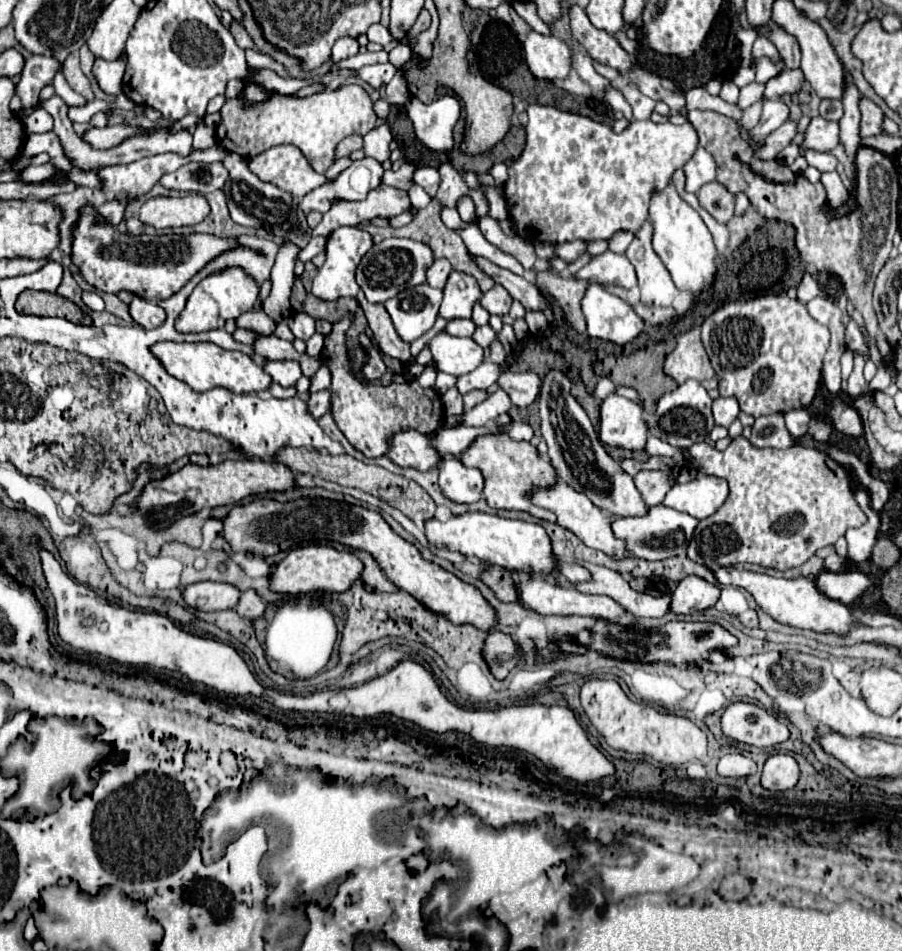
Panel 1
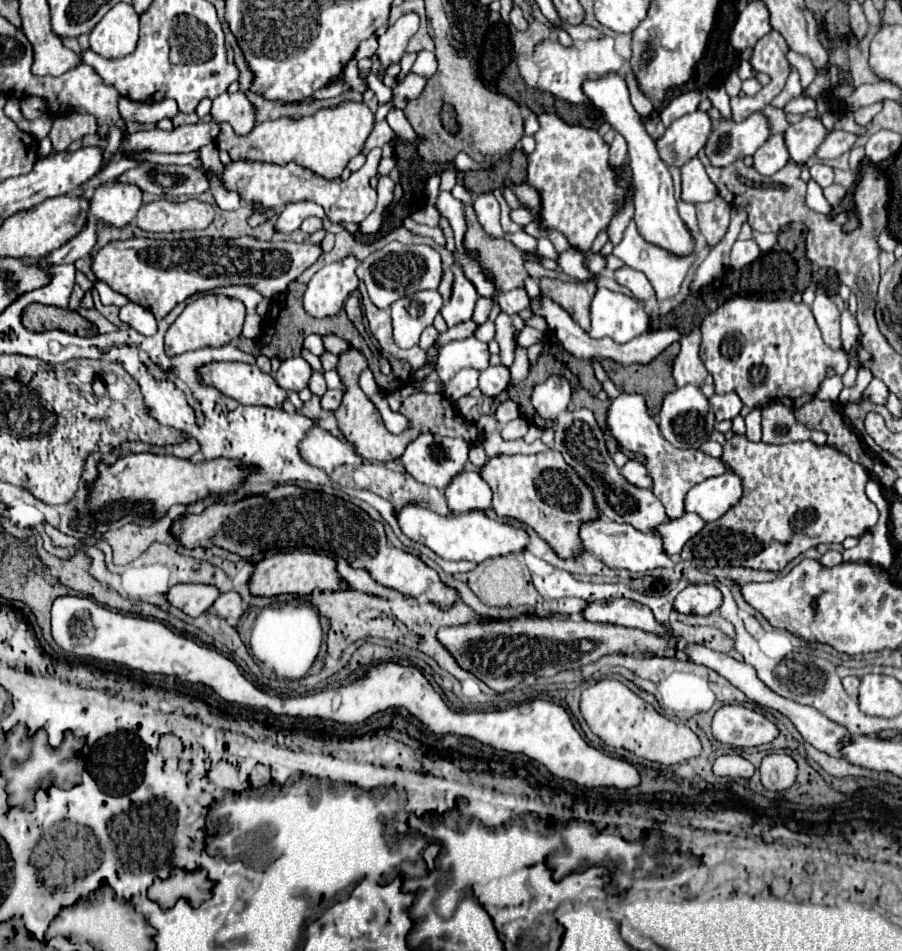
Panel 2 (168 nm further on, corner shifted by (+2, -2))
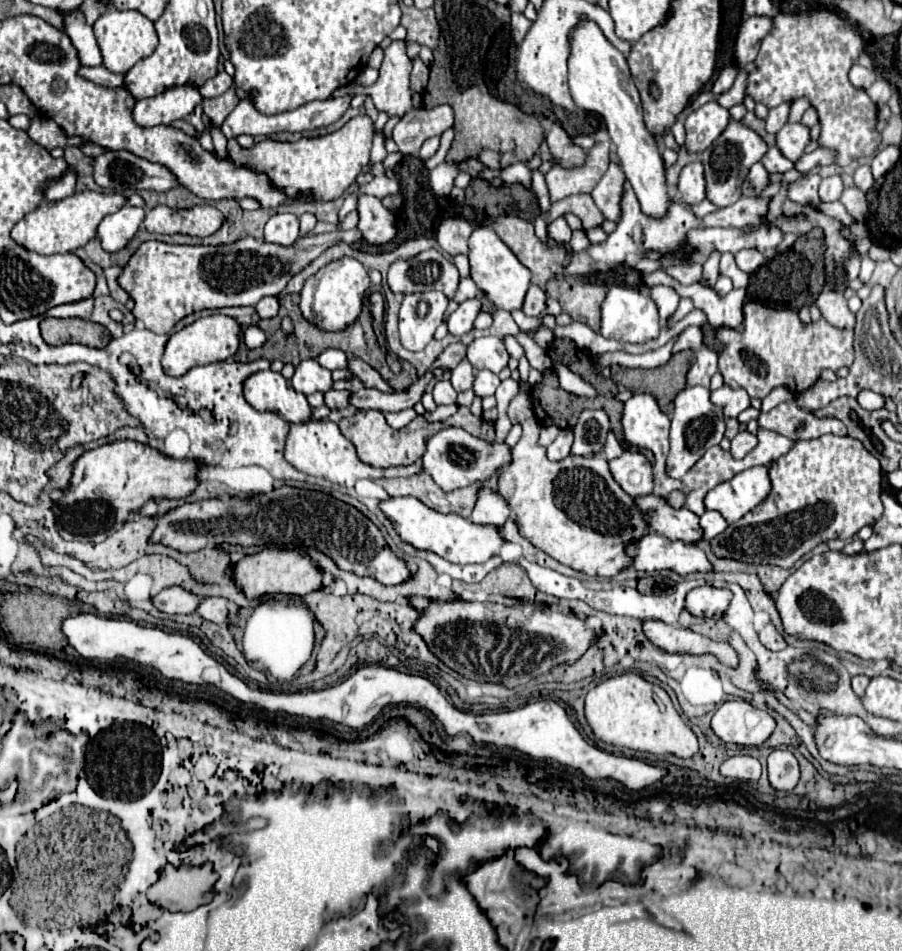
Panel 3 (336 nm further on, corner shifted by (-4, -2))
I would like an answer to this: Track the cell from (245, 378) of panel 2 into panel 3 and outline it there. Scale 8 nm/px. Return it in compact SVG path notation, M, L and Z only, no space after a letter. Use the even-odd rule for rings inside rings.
M262 370L254 372L246 378L244 388L244 398L246 402L264 412L276 412L284 420L296 424L296 422L306 422L312 408L306 402L304 394L298 394L290 382L282 378L282 374L272 372L272 370Z

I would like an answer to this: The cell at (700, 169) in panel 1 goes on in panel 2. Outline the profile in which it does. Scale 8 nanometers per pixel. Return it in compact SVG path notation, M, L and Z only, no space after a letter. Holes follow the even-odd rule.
M692 158L682 166L682 200L684 202L710 202L718 196L714 182L708 178L702 162Z

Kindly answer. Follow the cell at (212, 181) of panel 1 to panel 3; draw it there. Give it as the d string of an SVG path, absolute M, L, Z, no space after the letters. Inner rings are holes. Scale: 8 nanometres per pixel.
M112 150L94 158L94 180L96 184L112 192L168 192L180 186L168 168L162 168L162 164L142 160L140 156L134 156L126 150Z

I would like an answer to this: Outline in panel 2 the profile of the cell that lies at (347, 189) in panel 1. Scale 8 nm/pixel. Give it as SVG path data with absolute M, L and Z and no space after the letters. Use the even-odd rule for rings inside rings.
M296 202L296 204L288 204L278 220L276 220L276 230L278 232L294 232L300 228L302 220L308 218L308 216L318 216L318 218L324 218L324 210L318 206L318 204L312 204L312 202Z

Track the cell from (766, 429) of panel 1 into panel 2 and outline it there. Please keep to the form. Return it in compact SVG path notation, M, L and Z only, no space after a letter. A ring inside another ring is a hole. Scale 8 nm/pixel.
M770 404L762 410L762 442L766 444L788 444L800 440L812 440L824 444L828 438L822 430L810 430L796 422L794 410L784 404Z

